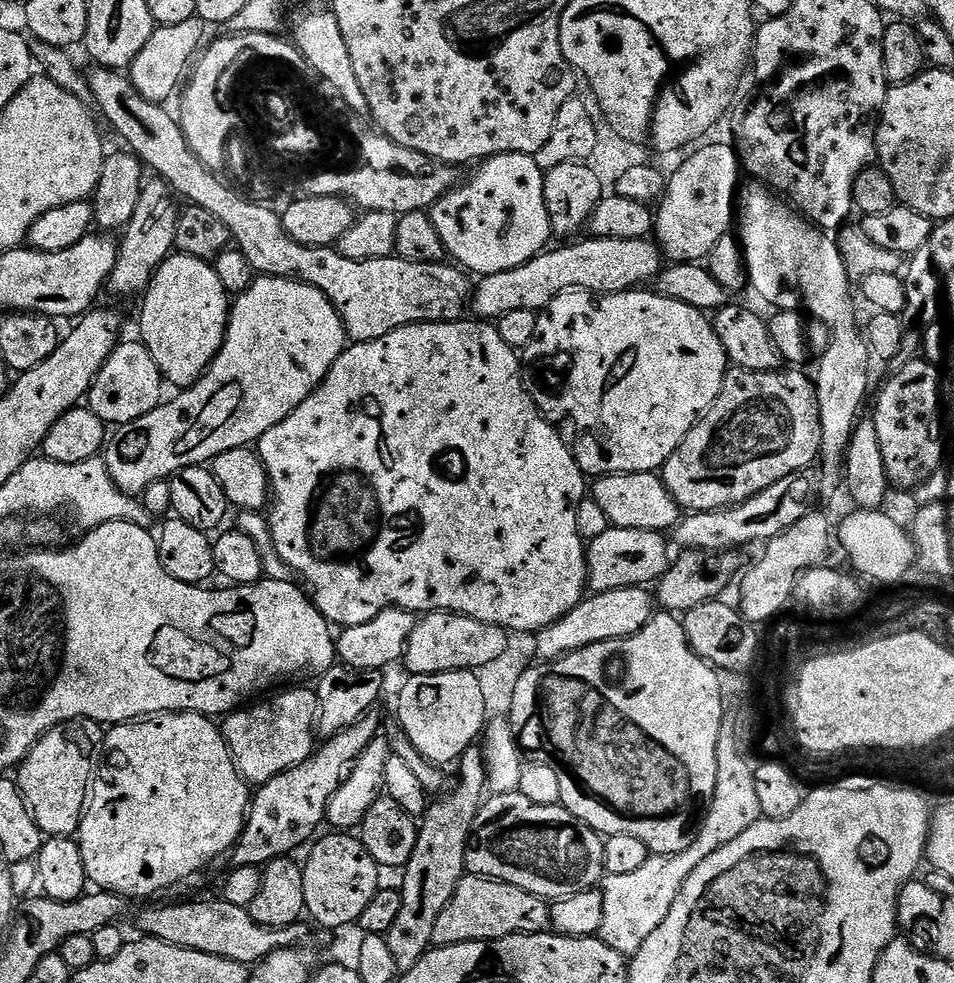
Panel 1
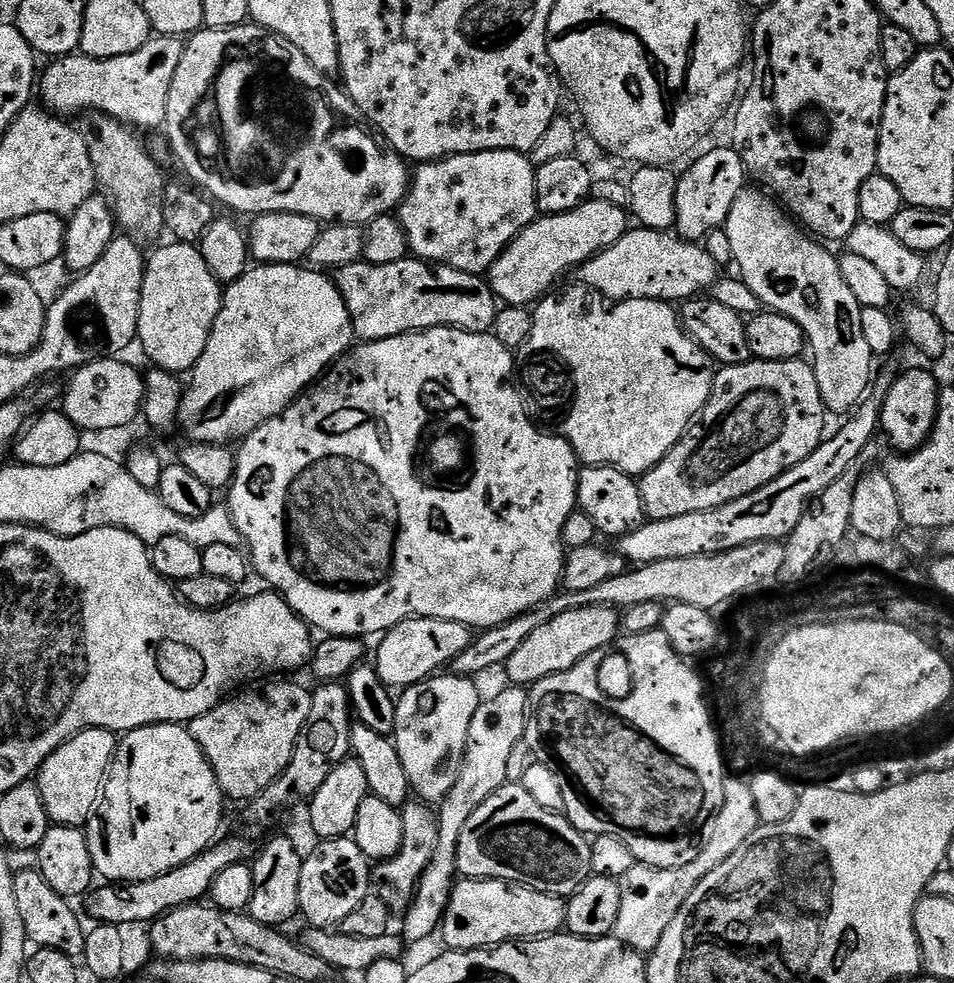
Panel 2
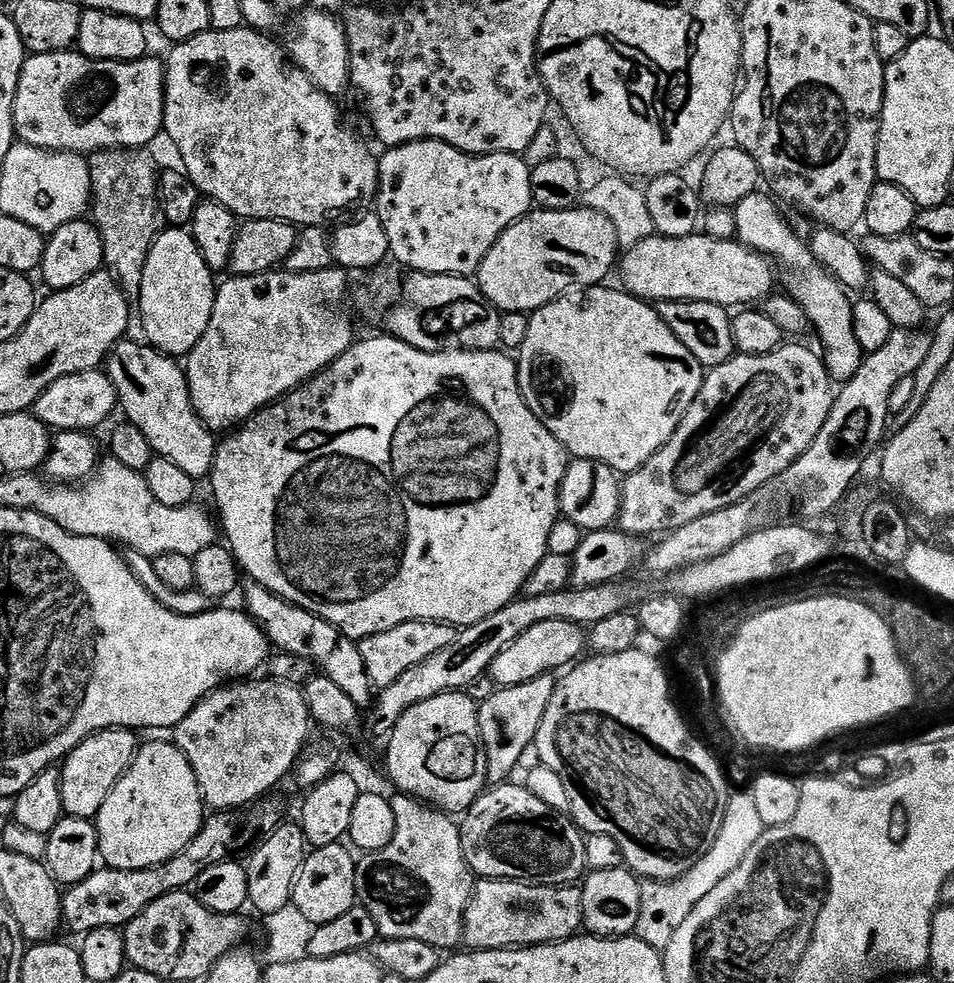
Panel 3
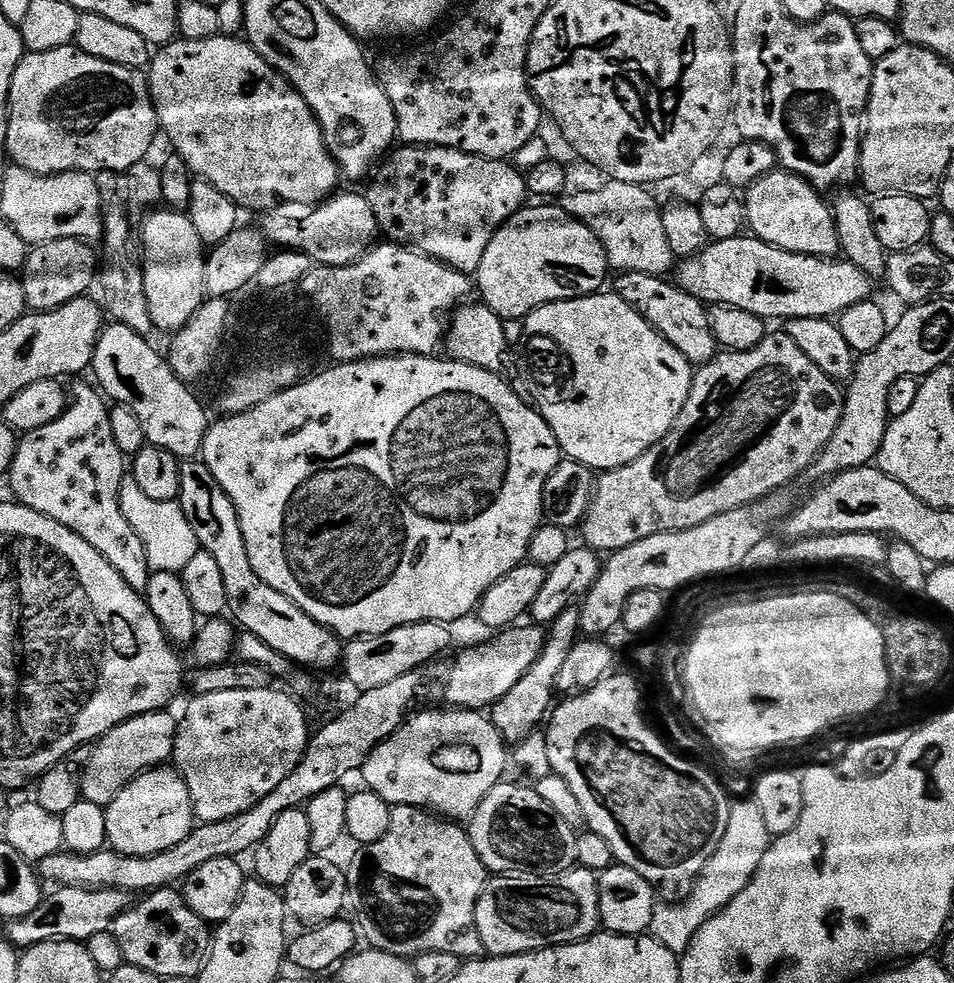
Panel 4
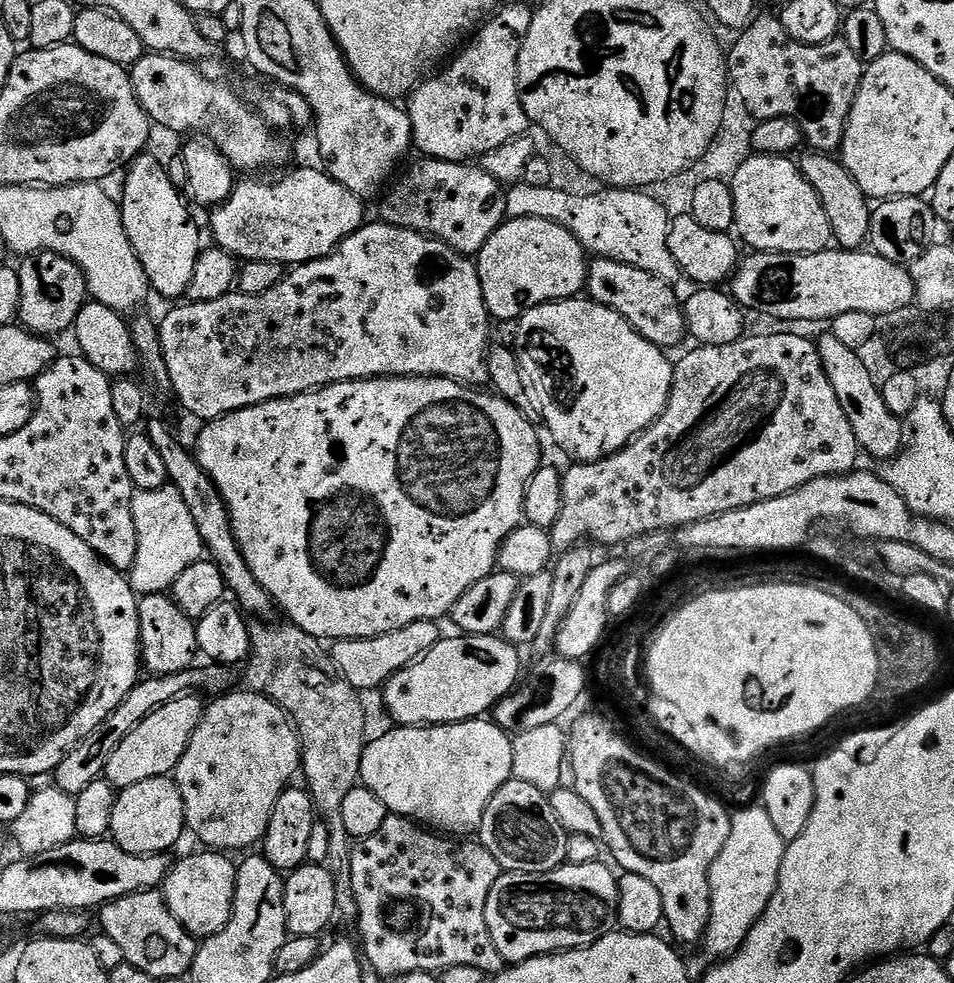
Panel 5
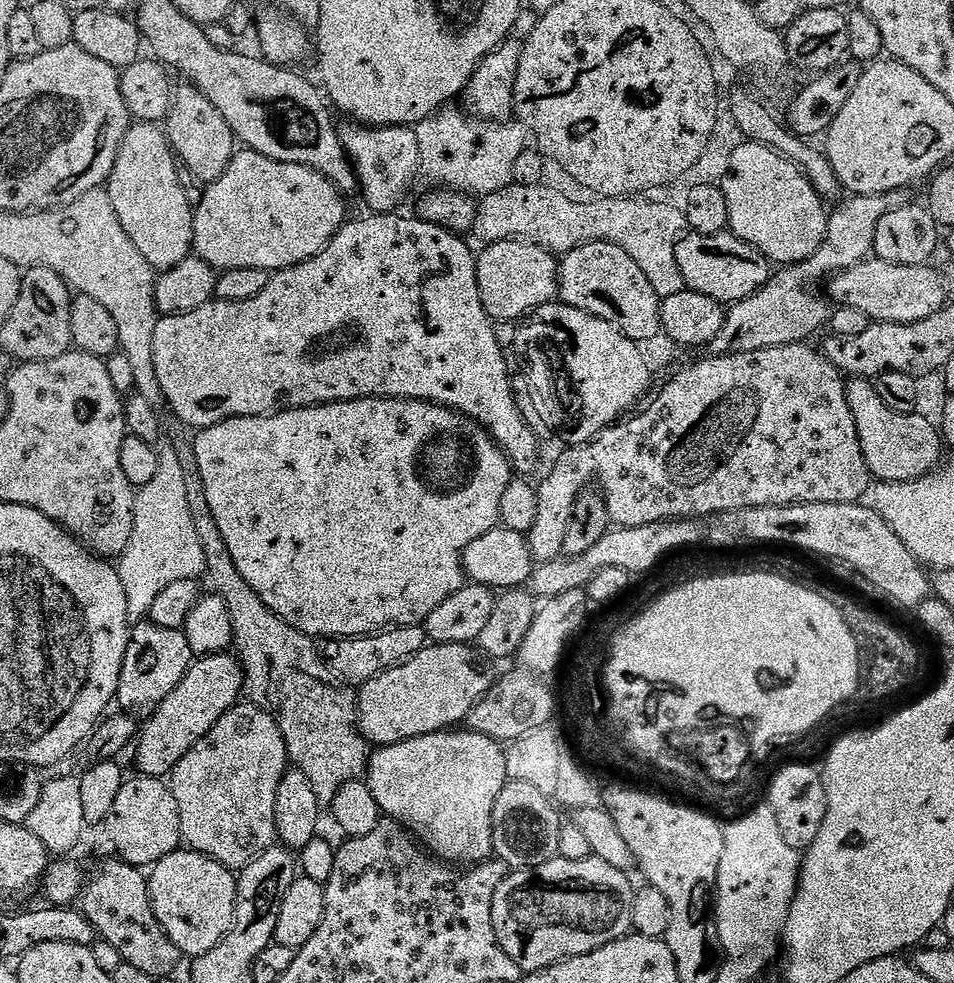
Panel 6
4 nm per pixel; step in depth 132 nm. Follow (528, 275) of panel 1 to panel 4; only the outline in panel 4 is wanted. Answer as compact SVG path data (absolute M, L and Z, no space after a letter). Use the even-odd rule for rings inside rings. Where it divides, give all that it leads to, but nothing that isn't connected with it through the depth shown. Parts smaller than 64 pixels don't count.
M741 234L734 238L726 238L725 240L718 240L709 243L707 248L704 248L697 256L689 256L681 259L678 264L678 272L680 268L680 280L678 279L678 287L684 292L690 293L694 298L703 300L705 305L711 306L714 304L729 304L730 306L738 306L738 310L750 310L750 314L758 314L763 316L765 321L772 322L772 320L781 320L787 322L794 318L836 318L841 312L845 312L850 306L854 306L858 302L869 299L873 295L872 287L874 281L872 277L861 272L858 266L849 264L843 258L825 258L822 256L807 256L806 254L798 254L797 252L787 252L781 248L770 246L764 240L758 240L751 234Z

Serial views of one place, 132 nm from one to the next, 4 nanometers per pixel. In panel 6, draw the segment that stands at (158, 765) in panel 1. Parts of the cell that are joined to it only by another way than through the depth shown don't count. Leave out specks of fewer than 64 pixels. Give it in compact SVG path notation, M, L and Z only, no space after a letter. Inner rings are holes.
M139 774L125 779L106 821L108 836L116 847L115 855L141 870L151 869L162 858L181 847L178 802L174 802L171 787L163 779Z

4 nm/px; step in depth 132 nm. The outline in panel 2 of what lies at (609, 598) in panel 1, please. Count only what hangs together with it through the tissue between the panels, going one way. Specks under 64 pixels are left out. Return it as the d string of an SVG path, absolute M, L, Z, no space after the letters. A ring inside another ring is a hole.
M595 604L566 610L566 614L558 614L558 618L546 622L546 626L538 626L538 630L534 630L534 634L530 634L514 654L510 654L504 663L509 685L531 686L550 674L570 670L570 666L582 662L586 654L615 645L621 632L622 616L617 609Z

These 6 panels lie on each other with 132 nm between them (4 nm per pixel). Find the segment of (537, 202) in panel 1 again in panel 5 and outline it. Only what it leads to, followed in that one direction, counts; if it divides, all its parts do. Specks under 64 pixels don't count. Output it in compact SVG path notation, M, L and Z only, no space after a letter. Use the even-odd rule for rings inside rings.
M431 158L419 162L383 193L379 219L440 240L469 258L475 257L508 216L505 185L499 184L483 167L475 168L472 162L455 164Z

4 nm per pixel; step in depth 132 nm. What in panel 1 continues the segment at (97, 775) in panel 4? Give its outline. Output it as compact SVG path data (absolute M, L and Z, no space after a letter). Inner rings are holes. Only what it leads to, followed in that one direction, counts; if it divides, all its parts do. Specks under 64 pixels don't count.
M71 720L70 722L62 722L58 726L54 726L44 737L38 741L30 750L30 754L22 763L18 765L18 783L22 790L22 798L26 798L26 806L30 810L30 814L34 814L34 822L38 822L40 829L44 831L45 837L51 838L54 836L66 836L69 838L75 837L80 831L80 819L84 816L84 810L90 795L90 785L94 779L94 760L92 764L92 755L97 755L98 749L103 745L106 732L97 720Z

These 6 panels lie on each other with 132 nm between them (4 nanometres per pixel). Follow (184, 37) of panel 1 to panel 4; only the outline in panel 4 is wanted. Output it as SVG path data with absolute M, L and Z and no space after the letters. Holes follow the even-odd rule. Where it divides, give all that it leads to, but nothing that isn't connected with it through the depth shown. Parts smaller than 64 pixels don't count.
M75 46L28 52L22 58L10 86L8 103L8 154L15 167L39 176L59 172L125 172L130 166L145 163L148 151L158 137L156 107L148 89L147 75L139 68L114 66L102 62Z

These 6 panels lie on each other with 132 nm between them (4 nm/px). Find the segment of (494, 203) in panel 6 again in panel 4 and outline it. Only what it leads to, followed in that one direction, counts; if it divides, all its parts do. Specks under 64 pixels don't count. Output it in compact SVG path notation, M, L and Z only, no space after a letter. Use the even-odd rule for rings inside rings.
M608 180L601 188L565 195L562 200L562 206L575 220L594 230L606 250L609 269L617 268L620 274L637 272L667 277L671 268L673 271L674 257L662 226L662 208L656 203L657 197L647 187L617 180Z

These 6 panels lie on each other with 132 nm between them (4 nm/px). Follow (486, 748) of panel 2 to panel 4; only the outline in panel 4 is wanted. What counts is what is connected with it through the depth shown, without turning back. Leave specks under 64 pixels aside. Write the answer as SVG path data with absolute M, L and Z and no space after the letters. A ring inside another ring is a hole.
M576 606L558 614L554 623L547 625L544 645L534 666L530 666L530 670L526 670L526 674L522 674L522 682L518 682L518 686L512 687L510 694L506 694L506 698L499 700L490 709L491 722L500 732L505 745L517 746L523 743L529 735L535 733L549 719L554 701L558 696L556 690L558 674L561 673L570 650L574 650L574 646L581 636L580 610Z

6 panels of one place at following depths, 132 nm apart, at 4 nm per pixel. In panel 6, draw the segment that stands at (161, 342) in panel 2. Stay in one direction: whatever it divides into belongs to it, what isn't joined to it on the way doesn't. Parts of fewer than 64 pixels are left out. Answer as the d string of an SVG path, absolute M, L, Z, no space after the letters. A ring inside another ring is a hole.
M136 122L128 129L122 146L118 150L118 158L114 162L114 170L108 175L106 191L110 198L110 206L114 206L114 214L118 214L118 222L122 222L122 230L130 234L130 242L138 246L142 258L150 262L157 270L173 268L178 262L185 260L193 251L192 218L193 201L188 201L189 193L178 182L176 153L168 142L167 131L159 123L145 124Z

